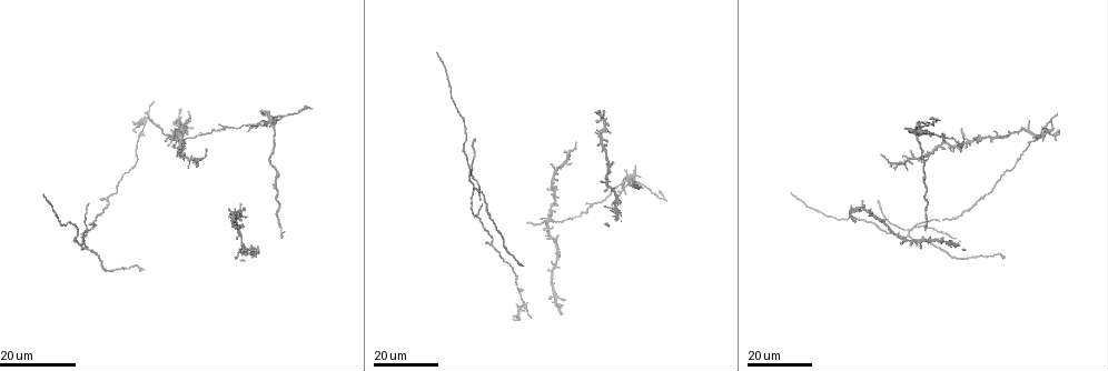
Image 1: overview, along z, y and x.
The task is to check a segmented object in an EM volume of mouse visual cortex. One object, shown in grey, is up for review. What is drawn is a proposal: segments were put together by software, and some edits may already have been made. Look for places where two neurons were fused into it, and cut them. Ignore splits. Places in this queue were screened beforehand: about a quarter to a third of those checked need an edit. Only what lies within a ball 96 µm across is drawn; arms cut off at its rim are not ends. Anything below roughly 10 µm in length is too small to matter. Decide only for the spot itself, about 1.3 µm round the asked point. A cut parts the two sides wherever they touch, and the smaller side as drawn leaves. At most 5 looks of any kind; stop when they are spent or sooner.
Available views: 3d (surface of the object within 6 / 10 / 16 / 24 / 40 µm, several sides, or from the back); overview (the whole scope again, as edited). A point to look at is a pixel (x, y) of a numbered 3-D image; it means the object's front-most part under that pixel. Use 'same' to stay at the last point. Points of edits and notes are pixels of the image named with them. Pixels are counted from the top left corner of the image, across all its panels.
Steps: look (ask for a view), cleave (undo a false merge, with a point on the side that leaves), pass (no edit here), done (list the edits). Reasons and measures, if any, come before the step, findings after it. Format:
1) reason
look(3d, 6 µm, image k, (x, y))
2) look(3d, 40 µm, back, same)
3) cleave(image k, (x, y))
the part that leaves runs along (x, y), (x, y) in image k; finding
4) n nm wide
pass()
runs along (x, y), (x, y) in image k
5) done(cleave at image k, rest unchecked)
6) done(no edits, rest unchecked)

three-way junction
look(3d, 16 µm, image 1, (983, 195))

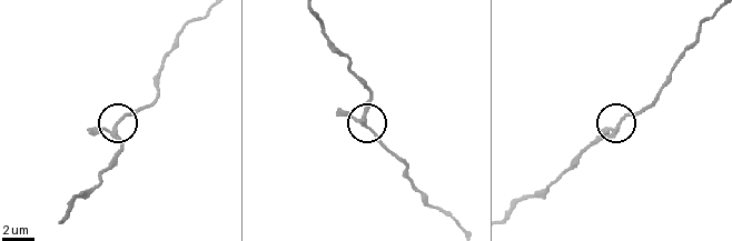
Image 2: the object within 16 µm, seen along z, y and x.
look(3d, 10 µm, image 2, (623, 119))

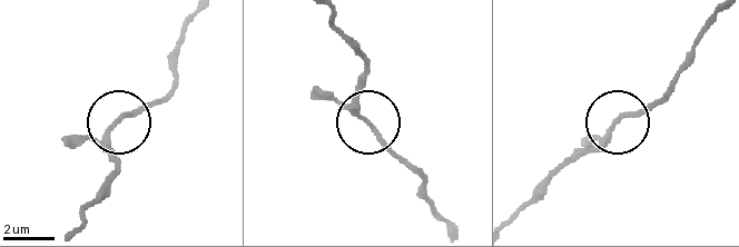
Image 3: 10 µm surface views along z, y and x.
150 nm wide
pass()
continuous, no second neuron

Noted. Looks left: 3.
four or more arms meet
look(3d, 16 µm, image 1, (554, 298))

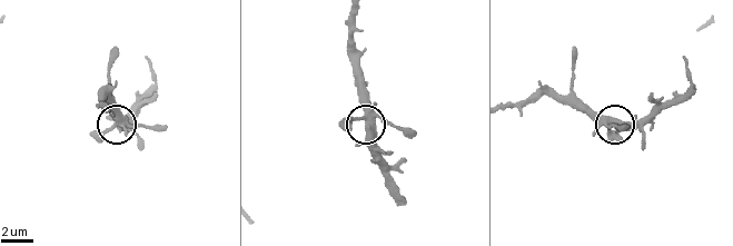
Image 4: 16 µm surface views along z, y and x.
look(3d, 10 µm, image 4, (361, 118))

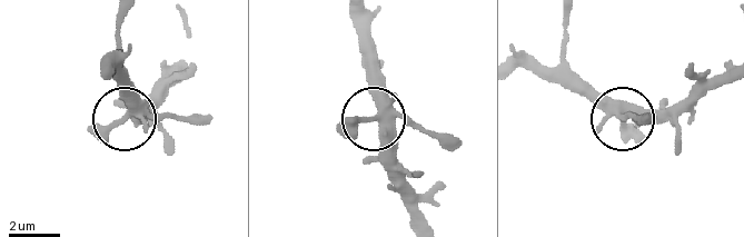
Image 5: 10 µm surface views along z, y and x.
look(3d, 6 µm, image 5, (124, 122))

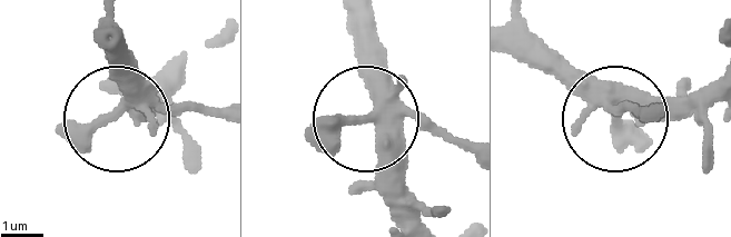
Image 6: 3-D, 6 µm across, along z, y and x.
4 arms
pass()
runs along (346, 15), (382, 164), (417, 203) in image 6; one neuron here

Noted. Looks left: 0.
done(no edits, rest unchecked)

